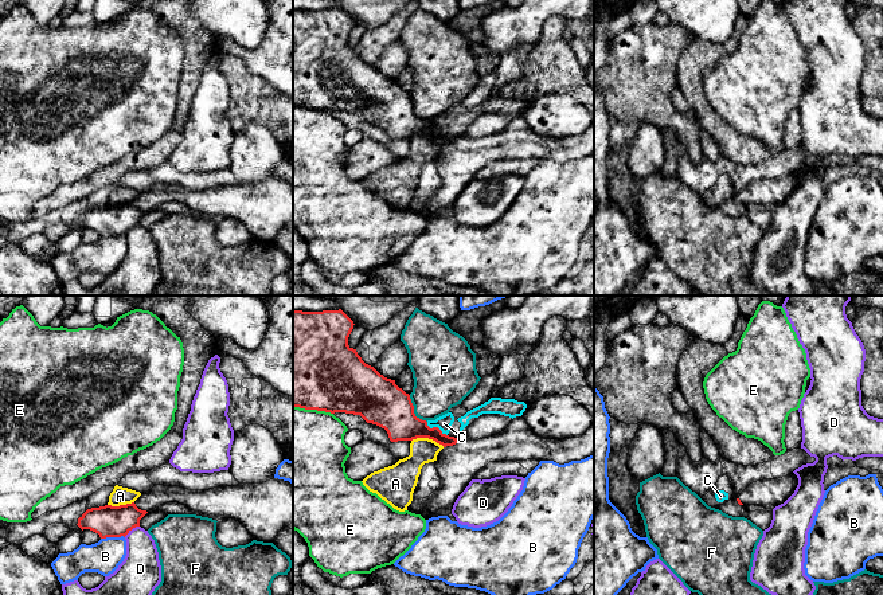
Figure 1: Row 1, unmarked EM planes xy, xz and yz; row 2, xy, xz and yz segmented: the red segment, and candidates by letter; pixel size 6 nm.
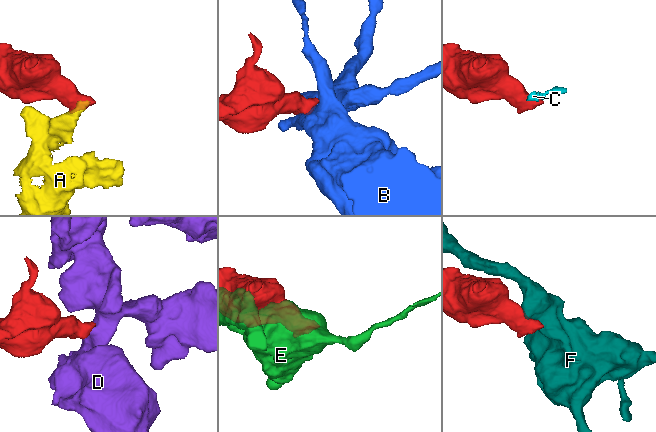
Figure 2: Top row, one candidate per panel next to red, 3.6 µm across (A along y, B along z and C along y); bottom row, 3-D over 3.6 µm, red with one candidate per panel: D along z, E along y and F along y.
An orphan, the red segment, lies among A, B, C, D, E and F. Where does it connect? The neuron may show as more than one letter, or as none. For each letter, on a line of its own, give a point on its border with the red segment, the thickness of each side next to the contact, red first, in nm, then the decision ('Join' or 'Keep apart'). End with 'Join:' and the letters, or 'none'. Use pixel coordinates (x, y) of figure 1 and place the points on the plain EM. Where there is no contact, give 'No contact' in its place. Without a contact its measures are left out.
A: Touches red at xz (428, 136). Thickness 240 nm (red) against 160 nm. Keep apart
B: Touches red at xy (112, 235). Thickness 190 nm (red) against 200 nm. Keep apart
C: Touches red at xz (436, 126). Thickness 220 nm (red) against 90 nm. Keep apart
D: Touches red at xy (131, 229). Thickness 190 nm (red) against 240 nm. Keep apart
E: Touches red at xz (313, 108). Thickness 500 nm (red) against 480 nm. Keep apart
F: Touches red at xz (413, 110). Thickness 280 nm (red) against 340 nm. Keep apart
Join: none

